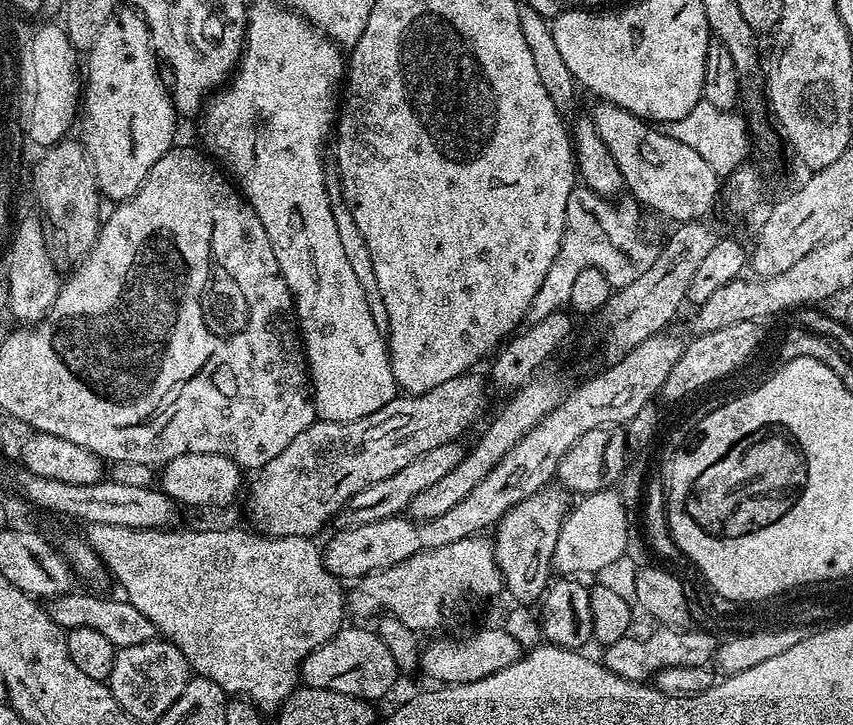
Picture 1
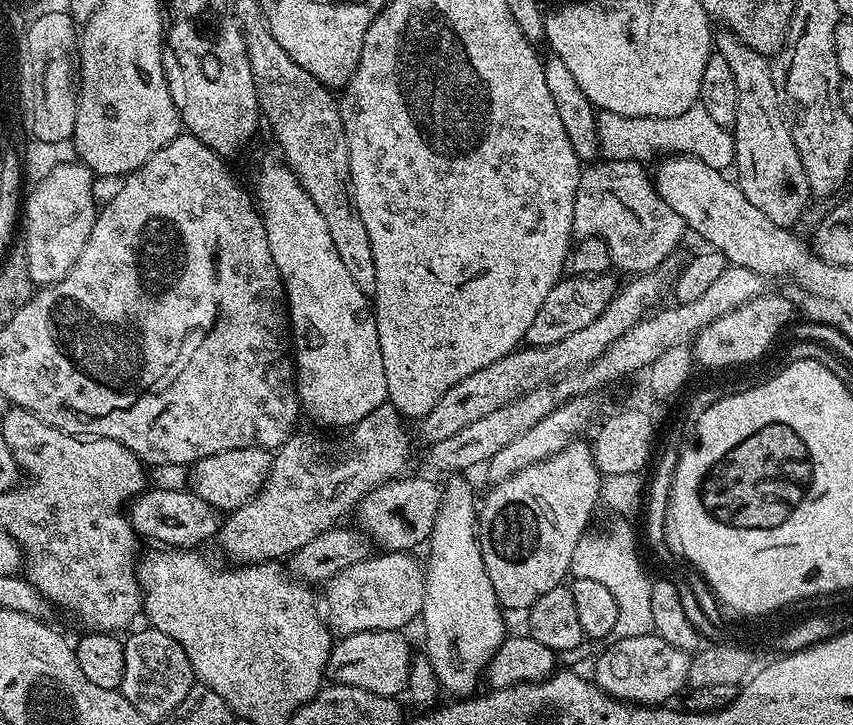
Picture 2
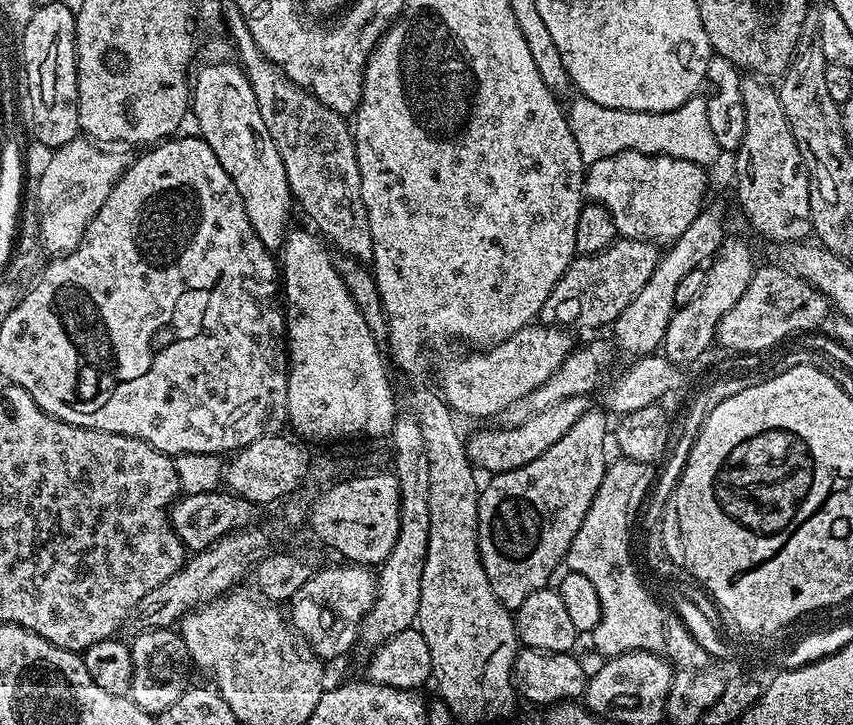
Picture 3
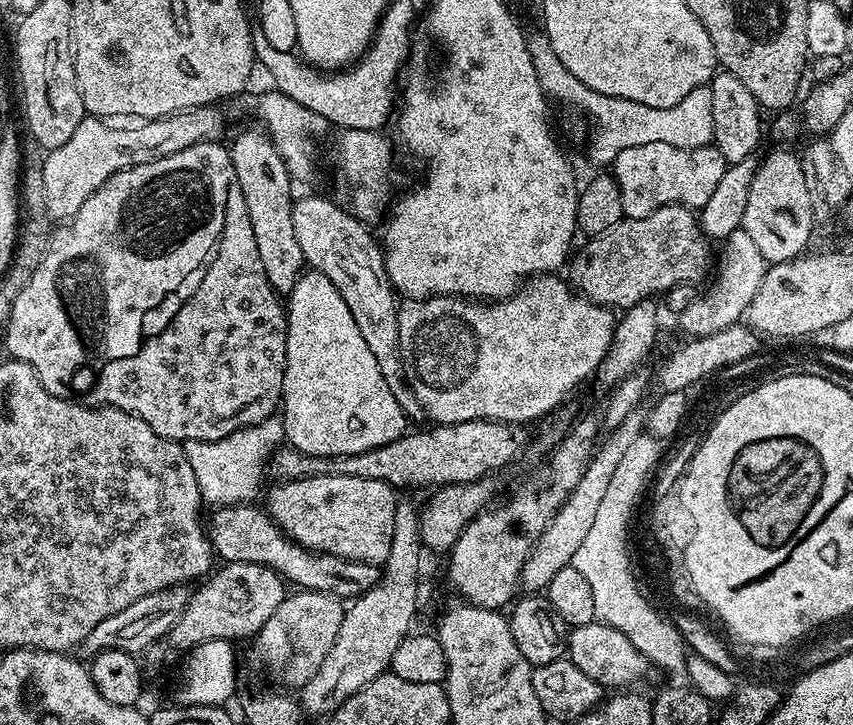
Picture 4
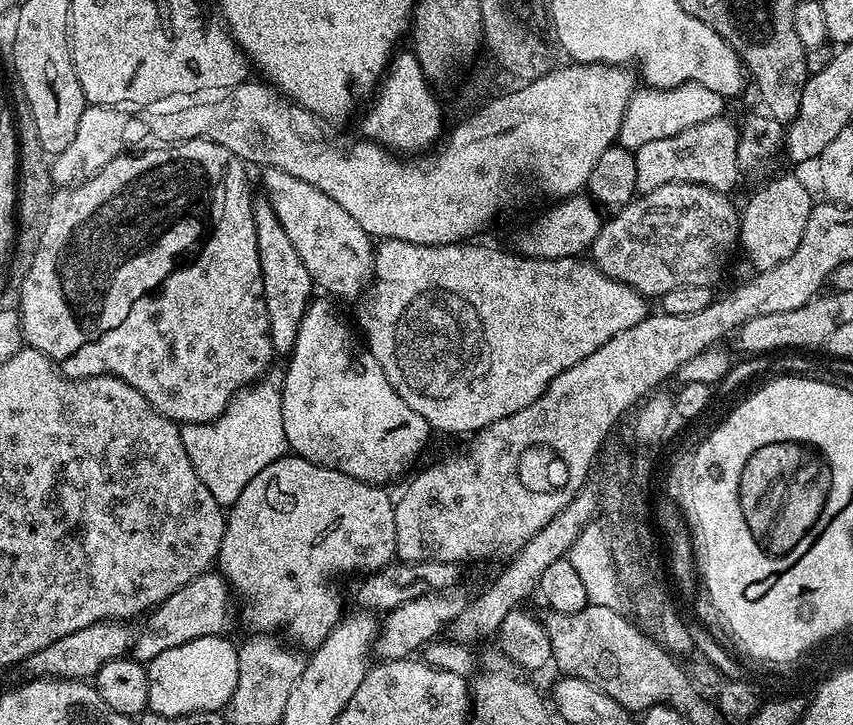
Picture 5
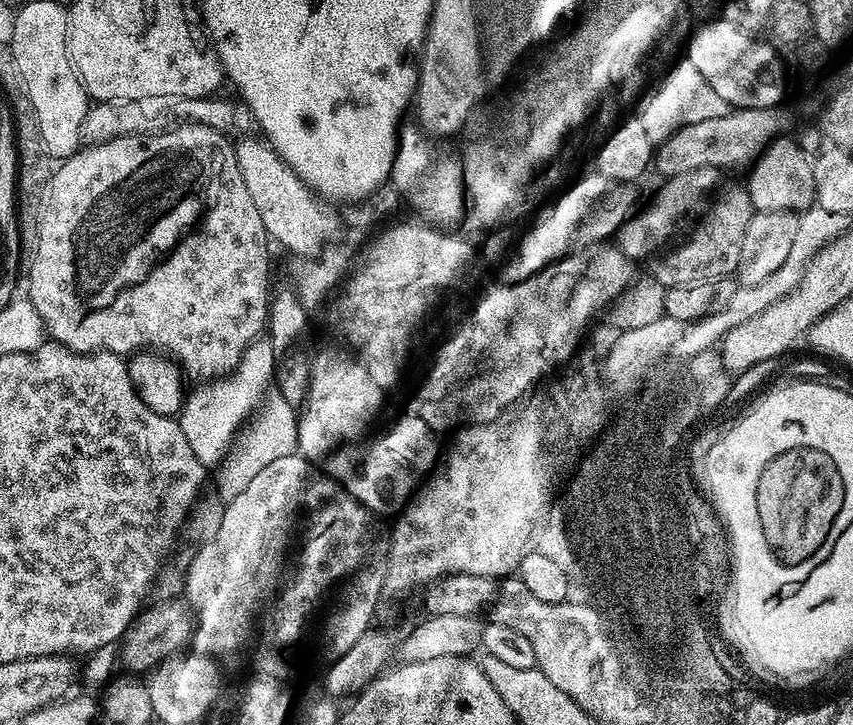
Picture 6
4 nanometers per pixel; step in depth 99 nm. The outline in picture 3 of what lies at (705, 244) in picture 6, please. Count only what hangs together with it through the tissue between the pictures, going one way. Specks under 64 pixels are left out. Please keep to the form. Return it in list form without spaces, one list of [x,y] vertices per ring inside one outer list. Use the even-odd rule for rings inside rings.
[[[617,238],[609,248],[598,254],[577,255],[554,290],[550,290],[550,298],[546,298],[540,311],[539,323],[565,330],[615,324],[618,314],[622,314],[622,310],[626,310],[626,306],[630,306],[630,302],[634,302],[634,297],[642,291],[642,286],[650,282],[650,274],[654,274],[661,255],[661,249],[647,240],[623,238]]]

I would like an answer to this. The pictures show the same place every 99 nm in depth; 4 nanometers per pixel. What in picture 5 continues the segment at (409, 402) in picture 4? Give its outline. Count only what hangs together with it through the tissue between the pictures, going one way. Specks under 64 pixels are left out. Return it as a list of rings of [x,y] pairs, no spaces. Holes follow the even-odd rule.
[[[264,168],[264,192],[263,195],[270,202],[270,206],[274,206],[274,214],[278,214],[278,222],[282,222],[282,230],[286,230],[286,235],[290,237],[290,242],[294,242],[294,250],[298,250],[298,258],[302,258],[302,262],[306,266],[306,270],[310,270],[310,278],[313,285],[325,288],[333,297],[341,296],[344,300],[352,300],[360,291],[369,287],[370,281],[374,275],[374,240],[373,237],[366,234],[366,230],[362,230],[362,226],[358,226],[358,222],[354,222],[354,218],[350,218],[350,214],[346,214],[346,210],[342,210],[342,206],[338,206],[338,202],[334,202],[334,198],[326,198],[326,194],[322,194],[322,190],[318,190],[314,186],[310,186],[310,182],[302,182],[302,178],[294,178],[294,174],[286,174],[286,170],[278,170],[277,168]]]

